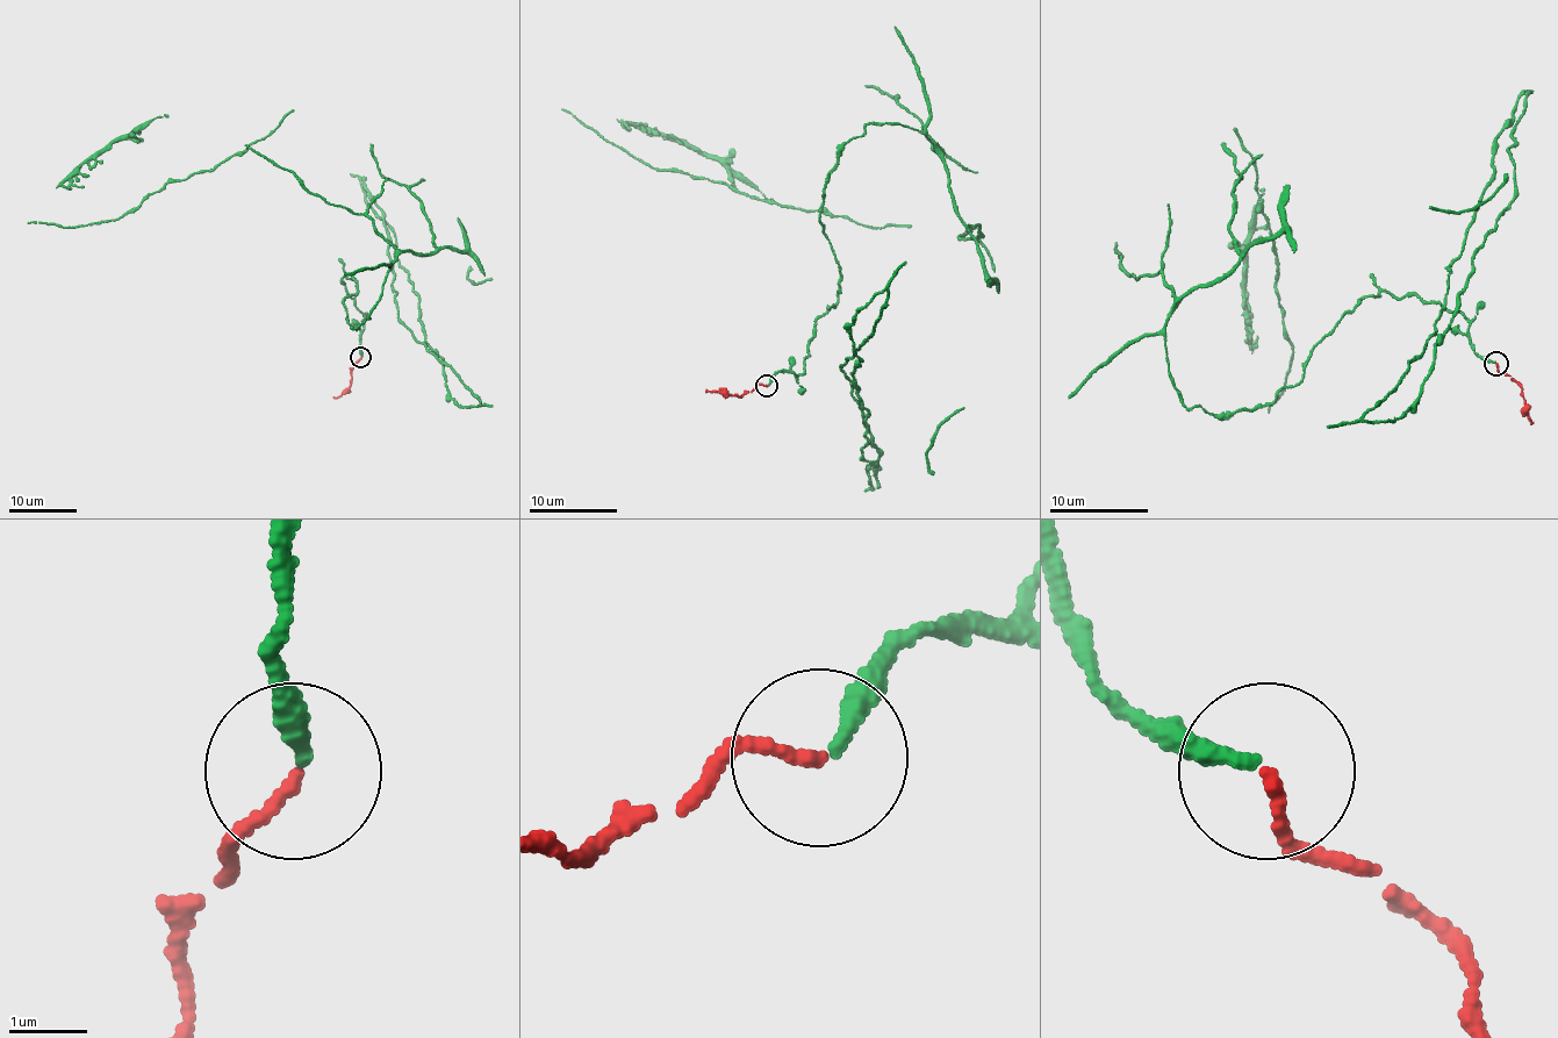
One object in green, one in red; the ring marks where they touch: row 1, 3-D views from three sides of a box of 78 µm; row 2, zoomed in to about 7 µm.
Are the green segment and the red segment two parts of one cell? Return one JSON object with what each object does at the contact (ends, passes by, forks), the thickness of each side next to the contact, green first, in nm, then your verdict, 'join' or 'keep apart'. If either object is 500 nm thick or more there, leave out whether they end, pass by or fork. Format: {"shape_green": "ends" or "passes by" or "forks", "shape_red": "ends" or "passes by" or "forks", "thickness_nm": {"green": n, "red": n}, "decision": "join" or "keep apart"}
{"shape_green": "ends", "shape_red": "ends", "thickness_nm": {"green": 220, "red": 140}, "decision": "join"}

